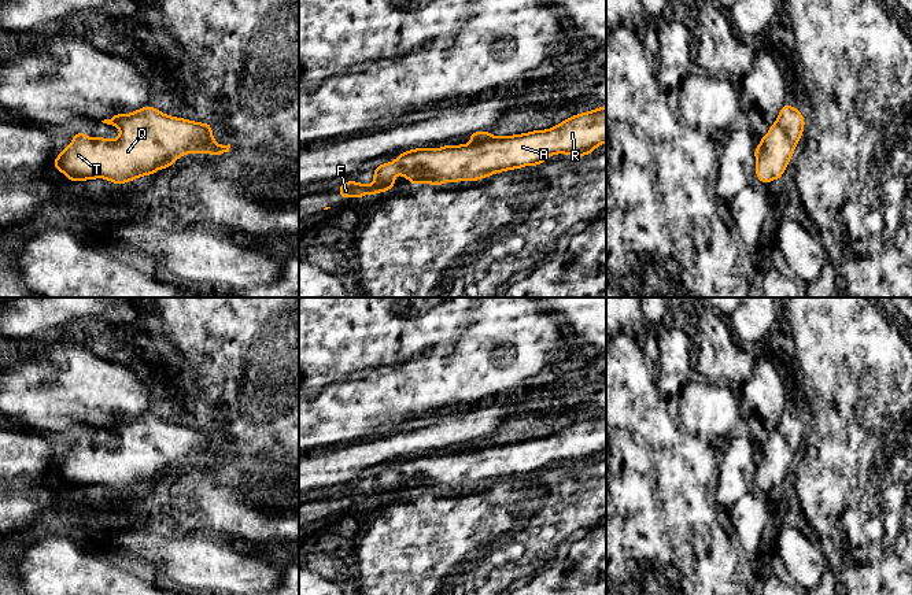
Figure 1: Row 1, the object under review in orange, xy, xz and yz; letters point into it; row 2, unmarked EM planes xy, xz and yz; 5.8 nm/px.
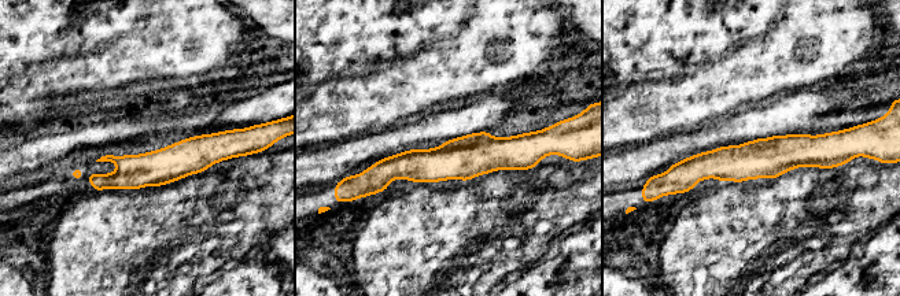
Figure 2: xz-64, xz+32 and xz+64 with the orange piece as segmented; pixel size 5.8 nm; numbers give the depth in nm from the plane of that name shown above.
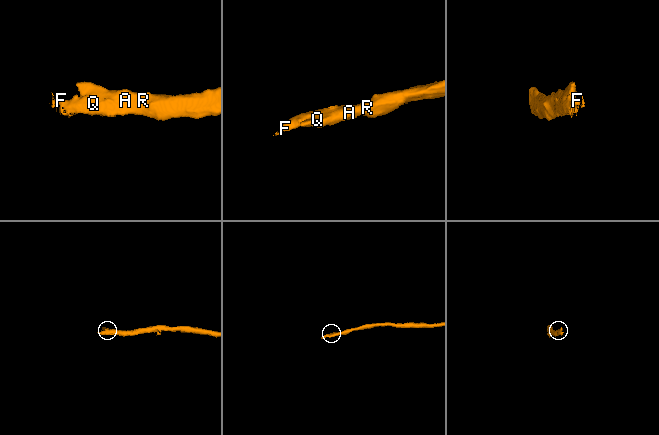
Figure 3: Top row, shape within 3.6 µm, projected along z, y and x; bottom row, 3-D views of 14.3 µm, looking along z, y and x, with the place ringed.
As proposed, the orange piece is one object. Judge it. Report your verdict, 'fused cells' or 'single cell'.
single cell

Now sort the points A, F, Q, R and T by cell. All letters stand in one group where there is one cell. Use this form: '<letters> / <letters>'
A F Q R T

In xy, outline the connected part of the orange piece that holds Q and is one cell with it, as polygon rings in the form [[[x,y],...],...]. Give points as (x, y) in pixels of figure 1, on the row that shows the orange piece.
[[[152,106],[101,122],[117,126],[119,137],[73,134],[70,145],[53,160],[53,169],[71,182],[106,178],[121,185],[171,167],[185,154],[222,155],[230,148],[215,143],[210,123],[170,117]]]

